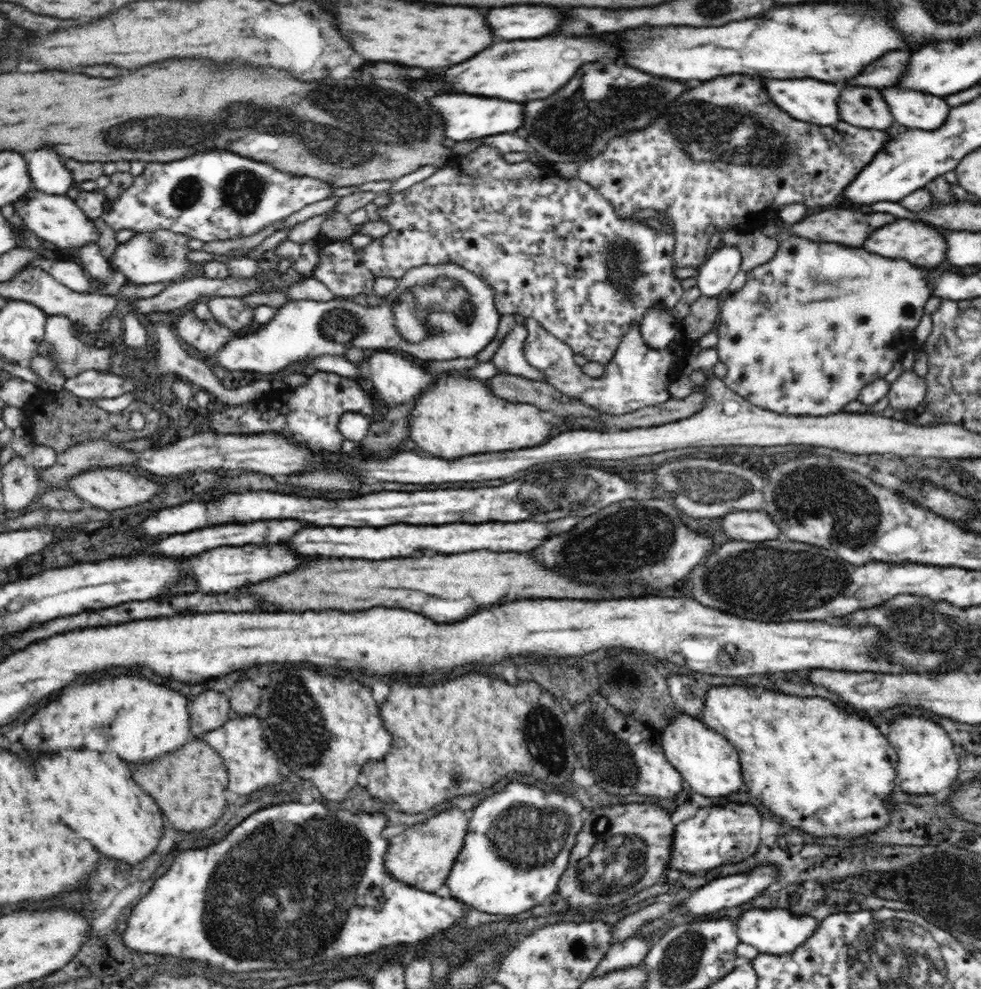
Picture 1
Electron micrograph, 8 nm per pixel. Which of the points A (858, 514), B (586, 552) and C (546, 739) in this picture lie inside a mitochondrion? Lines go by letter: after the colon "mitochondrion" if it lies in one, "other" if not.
A: mitochondrion
B: mitochondrion
C: mitochondrion

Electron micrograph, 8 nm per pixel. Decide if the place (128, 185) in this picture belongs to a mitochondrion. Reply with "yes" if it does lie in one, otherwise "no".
no

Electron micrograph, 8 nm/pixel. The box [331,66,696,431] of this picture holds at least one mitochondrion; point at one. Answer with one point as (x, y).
(573, 127)

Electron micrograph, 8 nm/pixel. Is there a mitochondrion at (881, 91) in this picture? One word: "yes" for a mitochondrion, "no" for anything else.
no

